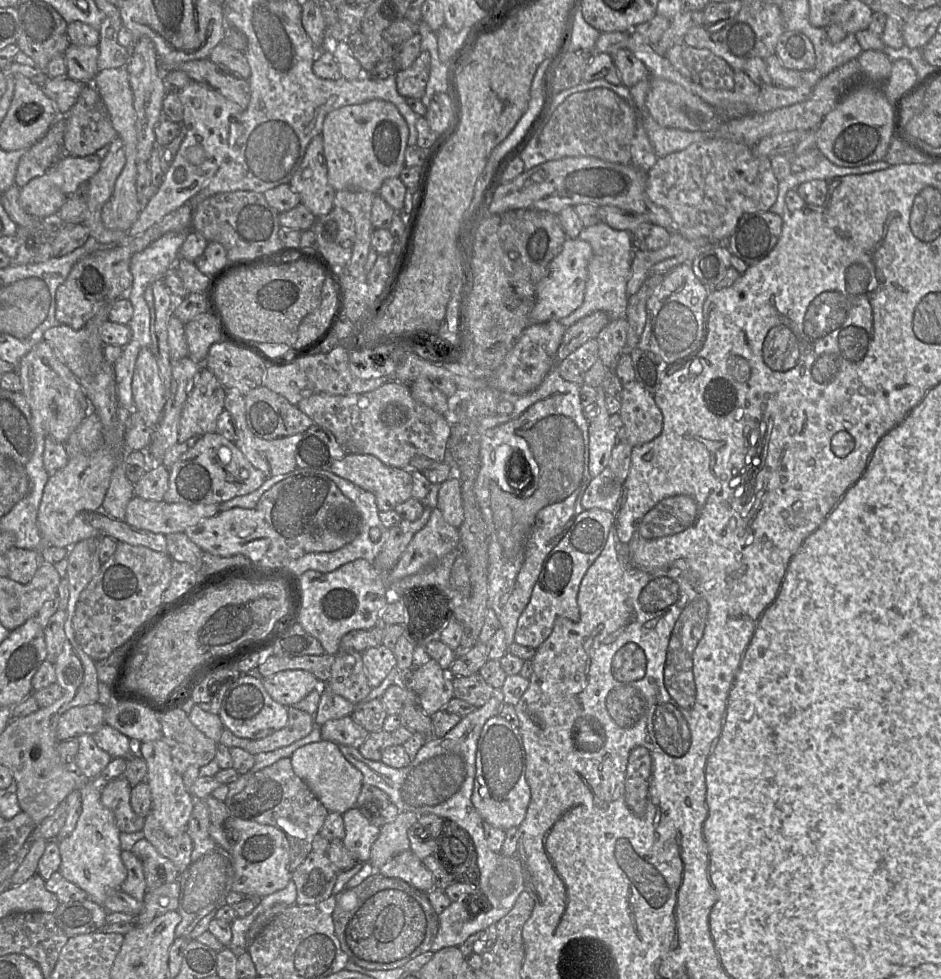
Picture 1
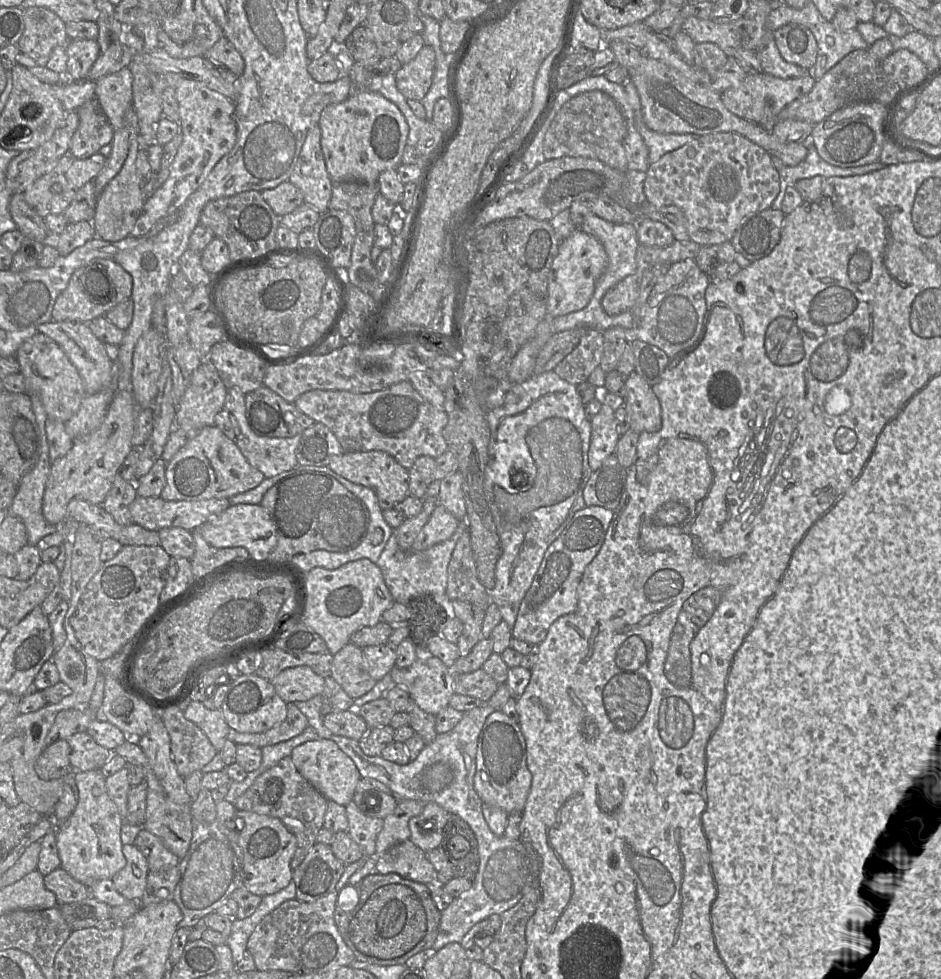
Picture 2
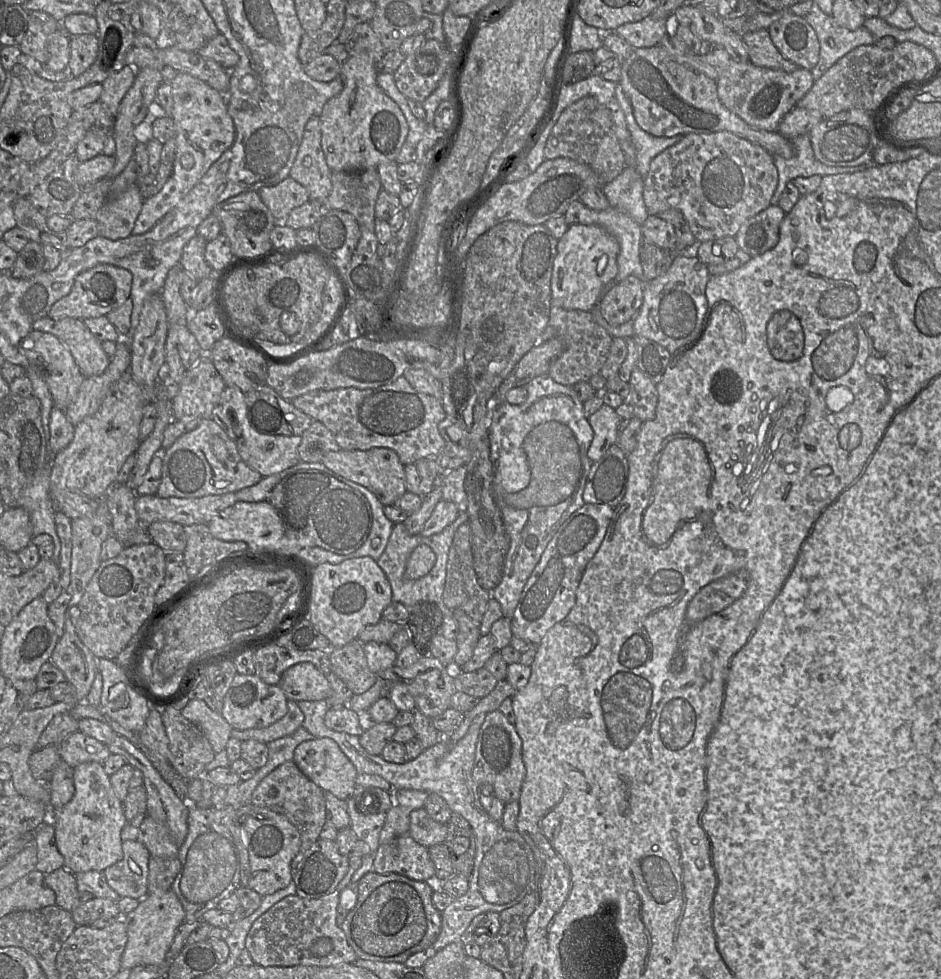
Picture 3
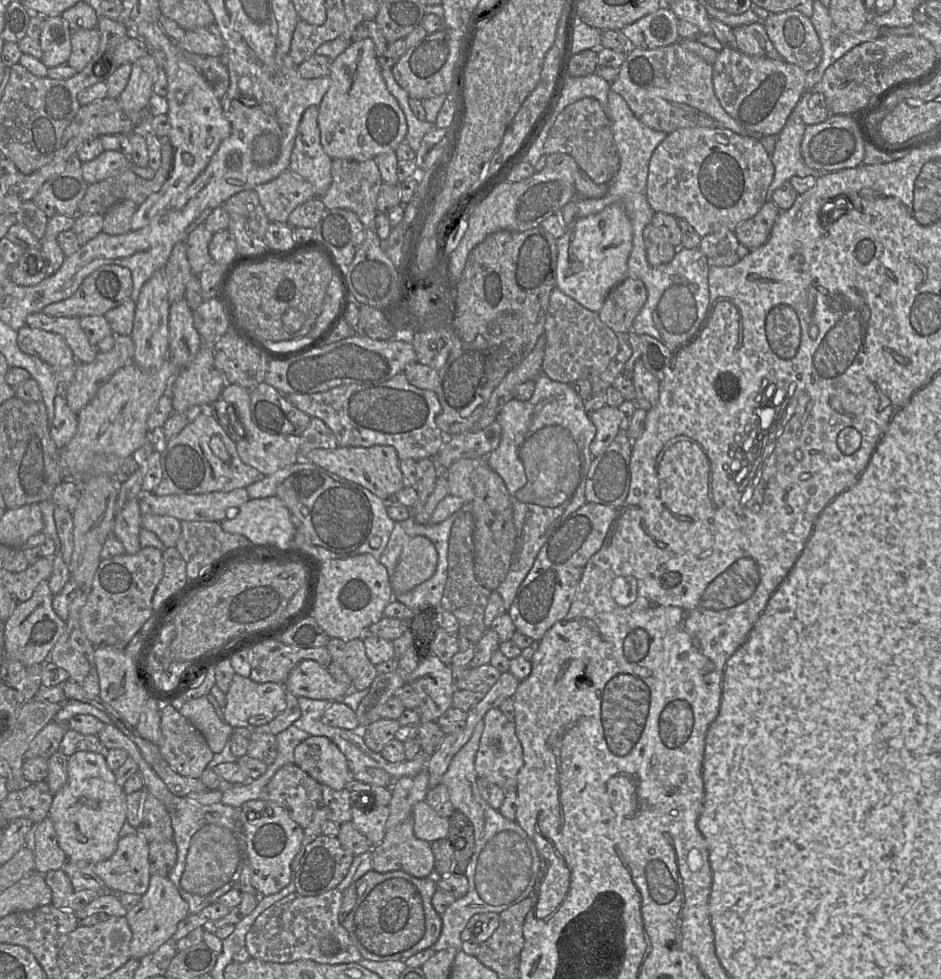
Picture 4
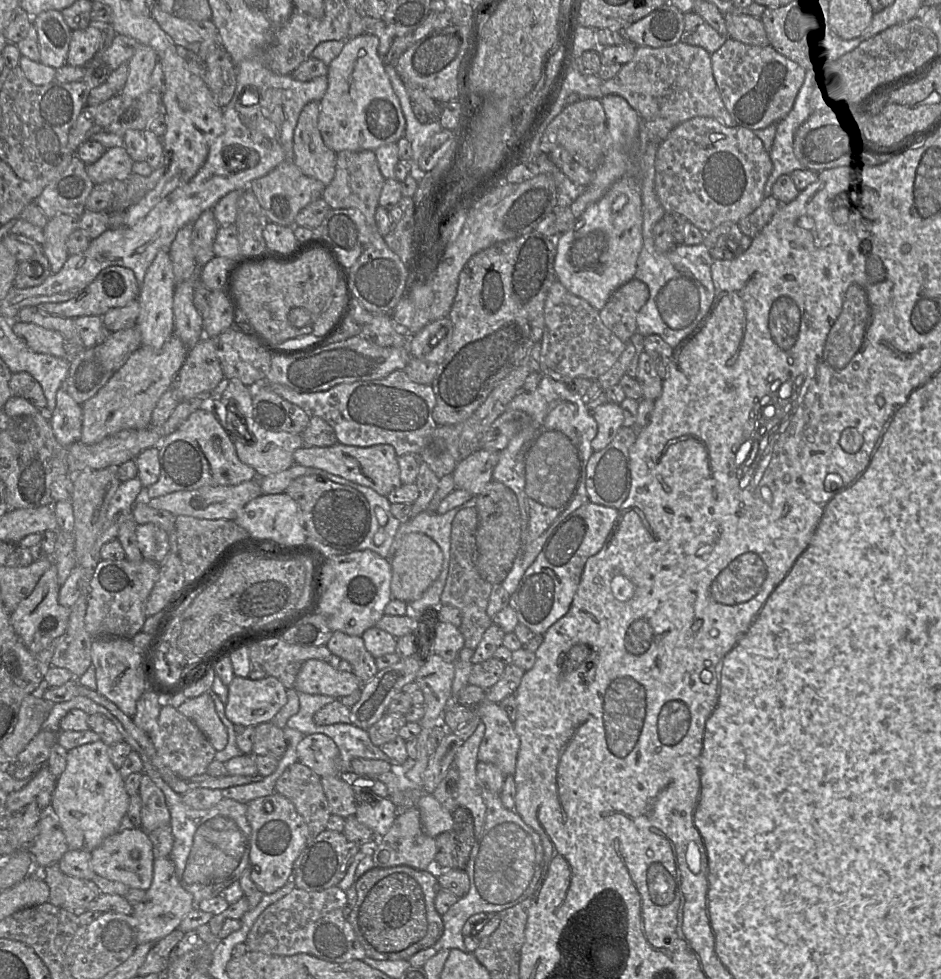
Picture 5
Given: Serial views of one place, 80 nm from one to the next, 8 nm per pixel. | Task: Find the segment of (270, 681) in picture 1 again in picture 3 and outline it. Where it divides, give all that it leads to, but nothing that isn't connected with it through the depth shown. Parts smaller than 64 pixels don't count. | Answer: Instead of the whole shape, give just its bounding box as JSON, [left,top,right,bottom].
[278,662,331,700]

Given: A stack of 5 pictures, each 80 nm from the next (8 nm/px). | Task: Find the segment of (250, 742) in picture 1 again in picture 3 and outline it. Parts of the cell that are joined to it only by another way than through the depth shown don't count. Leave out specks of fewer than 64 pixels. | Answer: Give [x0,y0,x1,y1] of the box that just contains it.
[230,700,304,743]

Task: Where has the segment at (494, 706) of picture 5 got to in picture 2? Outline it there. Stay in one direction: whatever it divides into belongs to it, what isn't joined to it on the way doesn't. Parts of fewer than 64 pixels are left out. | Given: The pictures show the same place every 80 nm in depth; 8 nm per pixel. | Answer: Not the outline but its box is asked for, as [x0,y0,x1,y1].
[474,710,531,814]

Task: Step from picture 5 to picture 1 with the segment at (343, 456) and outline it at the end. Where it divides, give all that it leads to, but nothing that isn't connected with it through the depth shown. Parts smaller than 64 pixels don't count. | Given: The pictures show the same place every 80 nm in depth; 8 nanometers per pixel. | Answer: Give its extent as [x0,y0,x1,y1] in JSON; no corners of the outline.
[330,454,412,512]

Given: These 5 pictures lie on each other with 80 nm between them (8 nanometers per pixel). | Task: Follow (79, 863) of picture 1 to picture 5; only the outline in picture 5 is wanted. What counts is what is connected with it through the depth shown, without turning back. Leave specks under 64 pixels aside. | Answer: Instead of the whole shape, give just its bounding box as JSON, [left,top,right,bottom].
[49,739,129,852]

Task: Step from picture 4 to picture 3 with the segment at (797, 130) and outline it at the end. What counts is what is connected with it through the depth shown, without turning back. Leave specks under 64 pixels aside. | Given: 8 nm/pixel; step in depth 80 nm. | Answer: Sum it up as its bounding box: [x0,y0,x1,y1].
[771,135,872,205]

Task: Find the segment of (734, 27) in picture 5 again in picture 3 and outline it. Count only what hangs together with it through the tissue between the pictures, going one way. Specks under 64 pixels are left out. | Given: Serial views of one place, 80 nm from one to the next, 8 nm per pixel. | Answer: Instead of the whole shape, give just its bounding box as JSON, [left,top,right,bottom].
[741,29,798,73]

